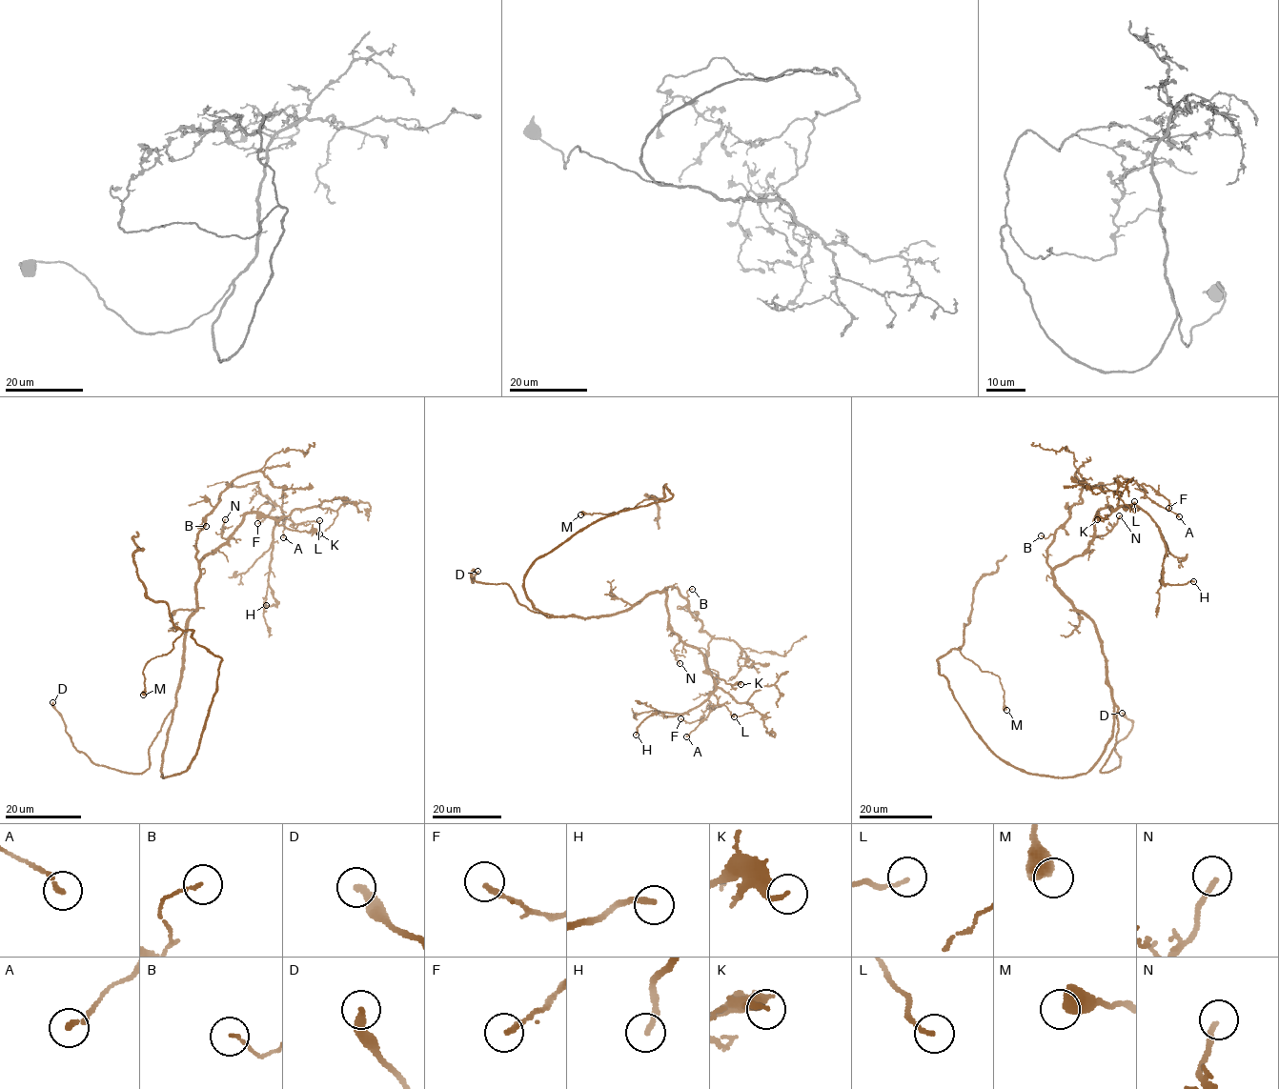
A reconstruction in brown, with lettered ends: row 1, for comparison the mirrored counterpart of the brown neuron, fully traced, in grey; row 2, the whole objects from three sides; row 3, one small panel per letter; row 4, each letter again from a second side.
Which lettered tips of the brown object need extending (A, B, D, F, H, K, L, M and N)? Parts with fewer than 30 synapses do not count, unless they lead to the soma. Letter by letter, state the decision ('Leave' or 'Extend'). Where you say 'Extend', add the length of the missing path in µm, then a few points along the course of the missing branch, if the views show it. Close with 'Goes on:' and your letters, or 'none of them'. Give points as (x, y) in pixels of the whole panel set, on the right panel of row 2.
A: Leave
B: Leave
D: Extend. Missing length about 20 µm
F: Leave
H: Leave
K: Leave
L: Leave
M: Leave
N: Extend. Missing length about 80 µm. Course of what is missing: (1119, 515), (1127, 515), (1110, 527), (1111, 509), (1070, 514), (1063, 532), (1078, 566), (1042, 574)
Goes on: D, N

